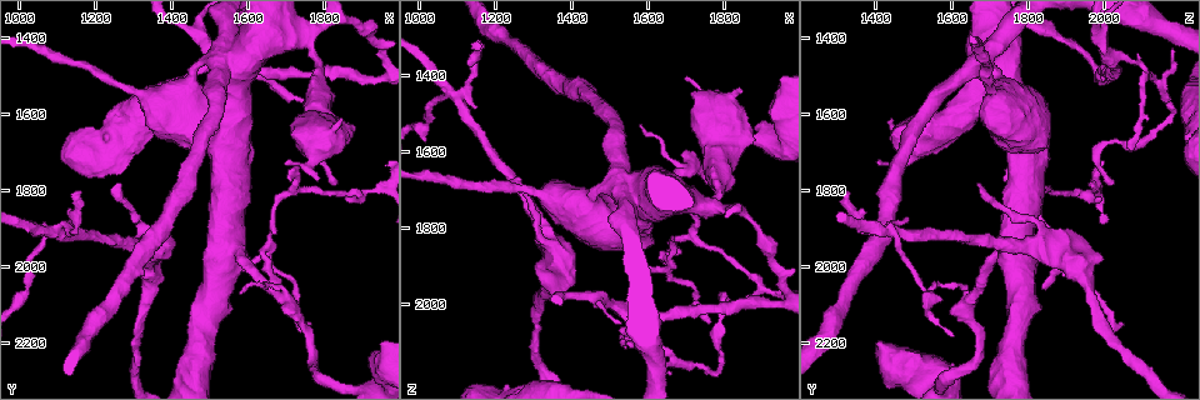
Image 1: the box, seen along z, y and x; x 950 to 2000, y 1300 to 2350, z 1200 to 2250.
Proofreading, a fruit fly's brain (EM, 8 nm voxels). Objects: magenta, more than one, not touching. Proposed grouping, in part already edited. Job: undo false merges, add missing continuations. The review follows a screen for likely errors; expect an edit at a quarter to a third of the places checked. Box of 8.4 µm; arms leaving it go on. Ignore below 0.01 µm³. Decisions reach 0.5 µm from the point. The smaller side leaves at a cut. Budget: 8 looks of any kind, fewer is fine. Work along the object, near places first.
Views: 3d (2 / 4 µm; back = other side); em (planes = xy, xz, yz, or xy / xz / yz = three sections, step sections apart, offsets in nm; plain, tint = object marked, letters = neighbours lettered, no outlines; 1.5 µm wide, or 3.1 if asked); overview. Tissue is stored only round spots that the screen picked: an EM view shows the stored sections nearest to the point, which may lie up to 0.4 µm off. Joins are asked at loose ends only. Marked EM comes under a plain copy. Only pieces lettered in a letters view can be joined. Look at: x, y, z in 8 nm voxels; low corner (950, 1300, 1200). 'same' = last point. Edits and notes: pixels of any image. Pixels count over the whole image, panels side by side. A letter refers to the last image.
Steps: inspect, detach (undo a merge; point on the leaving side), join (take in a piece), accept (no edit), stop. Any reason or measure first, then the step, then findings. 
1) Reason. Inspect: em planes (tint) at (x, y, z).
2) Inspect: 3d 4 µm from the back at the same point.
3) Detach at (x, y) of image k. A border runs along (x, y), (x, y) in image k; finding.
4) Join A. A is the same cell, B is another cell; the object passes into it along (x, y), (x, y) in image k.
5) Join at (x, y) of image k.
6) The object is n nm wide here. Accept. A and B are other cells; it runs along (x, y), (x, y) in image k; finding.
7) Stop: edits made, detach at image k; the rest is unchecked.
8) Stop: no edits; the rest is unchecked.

Free end. Inspect: em planes (tint) at (1160, 1800, 1310).

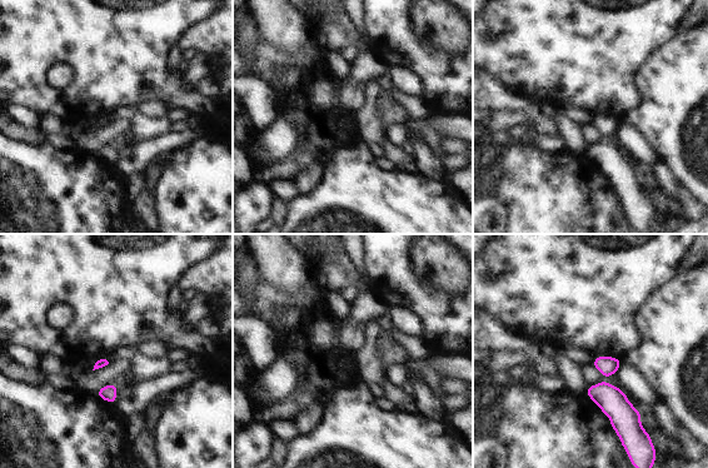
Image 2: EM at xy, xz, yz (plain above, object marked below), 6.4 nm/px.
See the neighbours. Inspect: em planes (letters) at the same point.

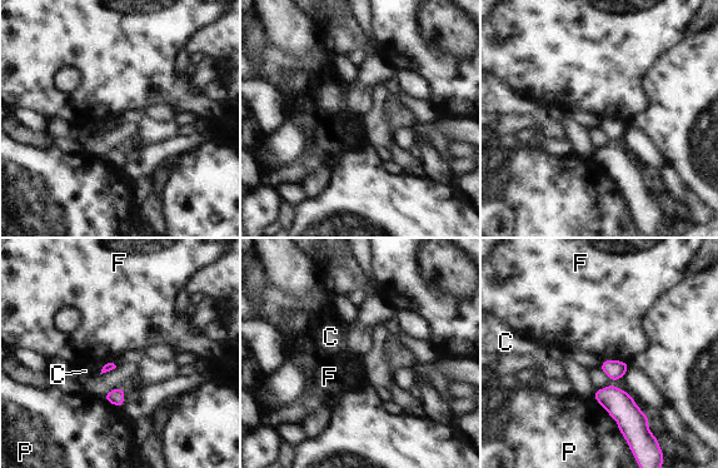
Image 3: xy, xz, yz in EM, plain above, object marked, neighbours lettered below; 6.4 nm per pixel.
Accept. C, F and P are other cells; a border runs along (602, 361), (621, 359), (628, 364) in image 3; none of them fits.

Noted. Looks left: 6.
Branch stops here. Inspect: em planes (letters) at (1720, 1770, 1735).

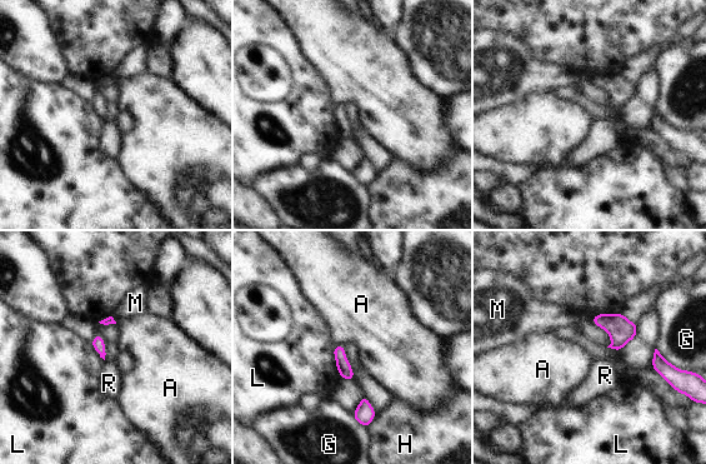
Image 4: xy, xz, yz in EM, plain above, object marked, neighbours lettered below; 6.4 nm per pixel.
Accept. A, G, H, L, M and R are other cells; a border runs along (335, 344), (343, 345) in image 4; no lettered piece goes on from it.

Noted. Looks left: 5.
Three-way junction. Inspect: em planes (letters) at (1570, 1955, 1735).

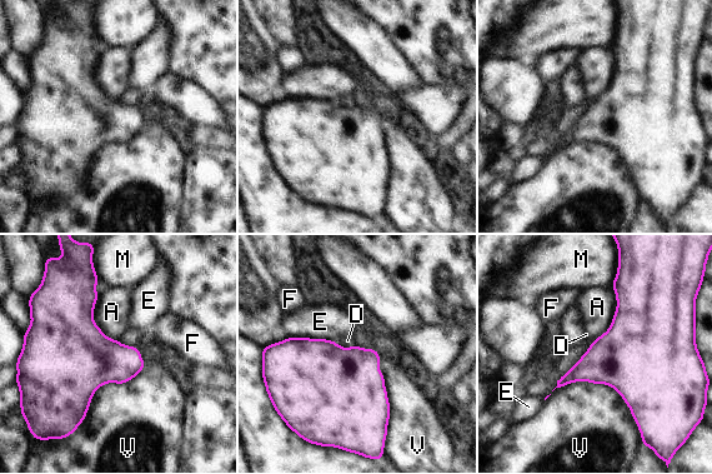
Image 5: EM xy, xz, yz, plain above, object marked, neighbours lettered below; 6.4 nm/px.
Accept. A, D, E, F, M and V are other cells; a border runs along (335, 342), (342, 347), (355, 345) in image 5; one neuron here.

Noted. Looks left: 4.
Stop: no edits; the rest is unchecked.

